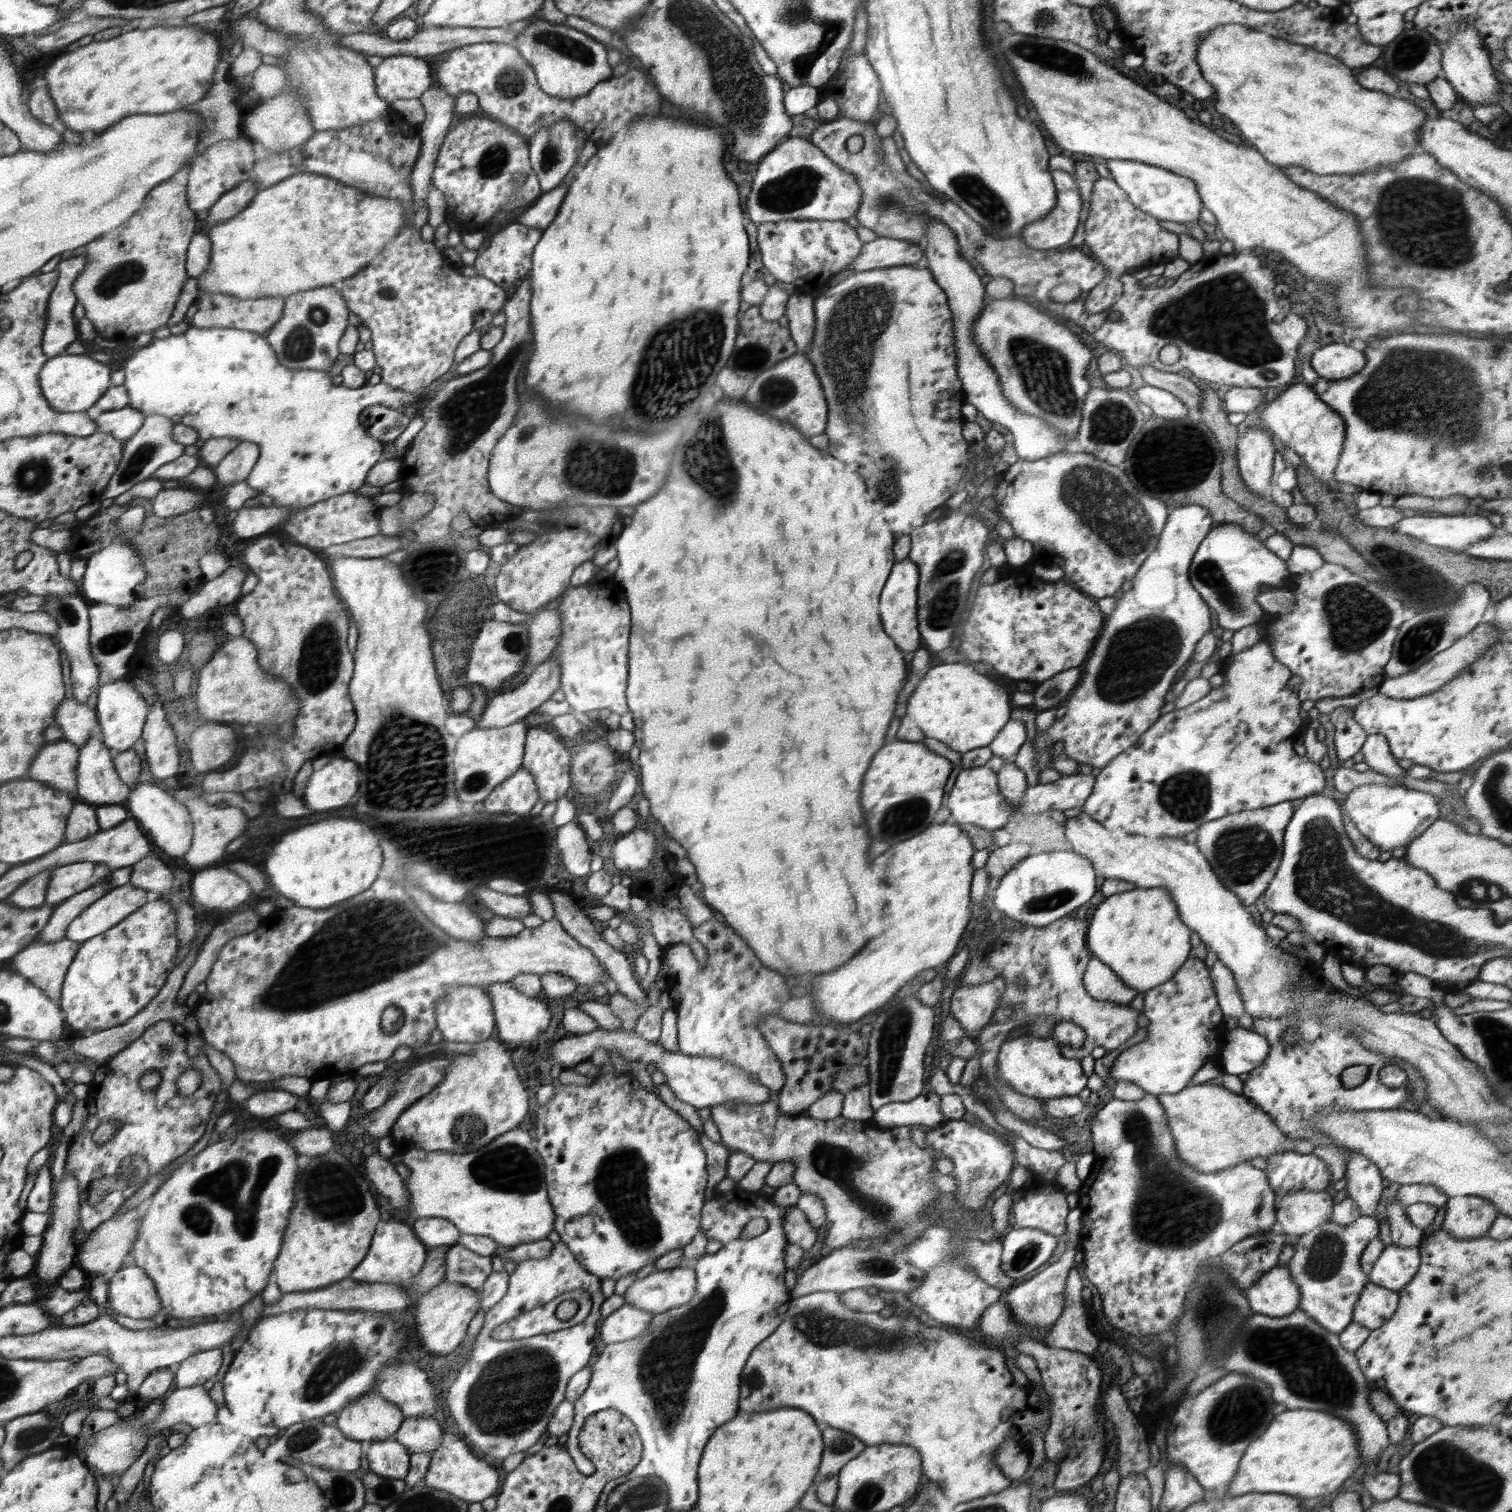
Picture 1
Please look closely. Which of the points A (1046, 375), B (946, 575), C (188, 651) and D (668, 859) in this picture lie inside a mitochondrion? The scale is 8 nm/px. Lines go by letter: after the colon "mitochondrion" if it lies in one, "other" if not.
A: mitochondrion
B: mitochondrion
C: other
D: other

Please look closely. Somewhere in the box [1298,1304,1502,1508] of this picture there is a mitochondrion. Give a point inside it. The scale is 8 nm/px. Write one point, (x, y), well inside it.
(1433, 1466)

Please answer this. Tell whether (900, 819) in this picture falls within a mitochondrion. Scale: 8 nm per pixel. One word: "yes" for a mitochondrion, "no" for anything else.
yes

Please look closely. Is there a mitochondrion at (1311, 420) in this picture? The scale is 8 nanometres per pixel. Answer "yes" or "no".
no

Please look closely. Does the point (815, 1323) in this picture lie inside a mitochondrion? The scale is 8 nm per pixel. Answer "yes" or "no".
yes

